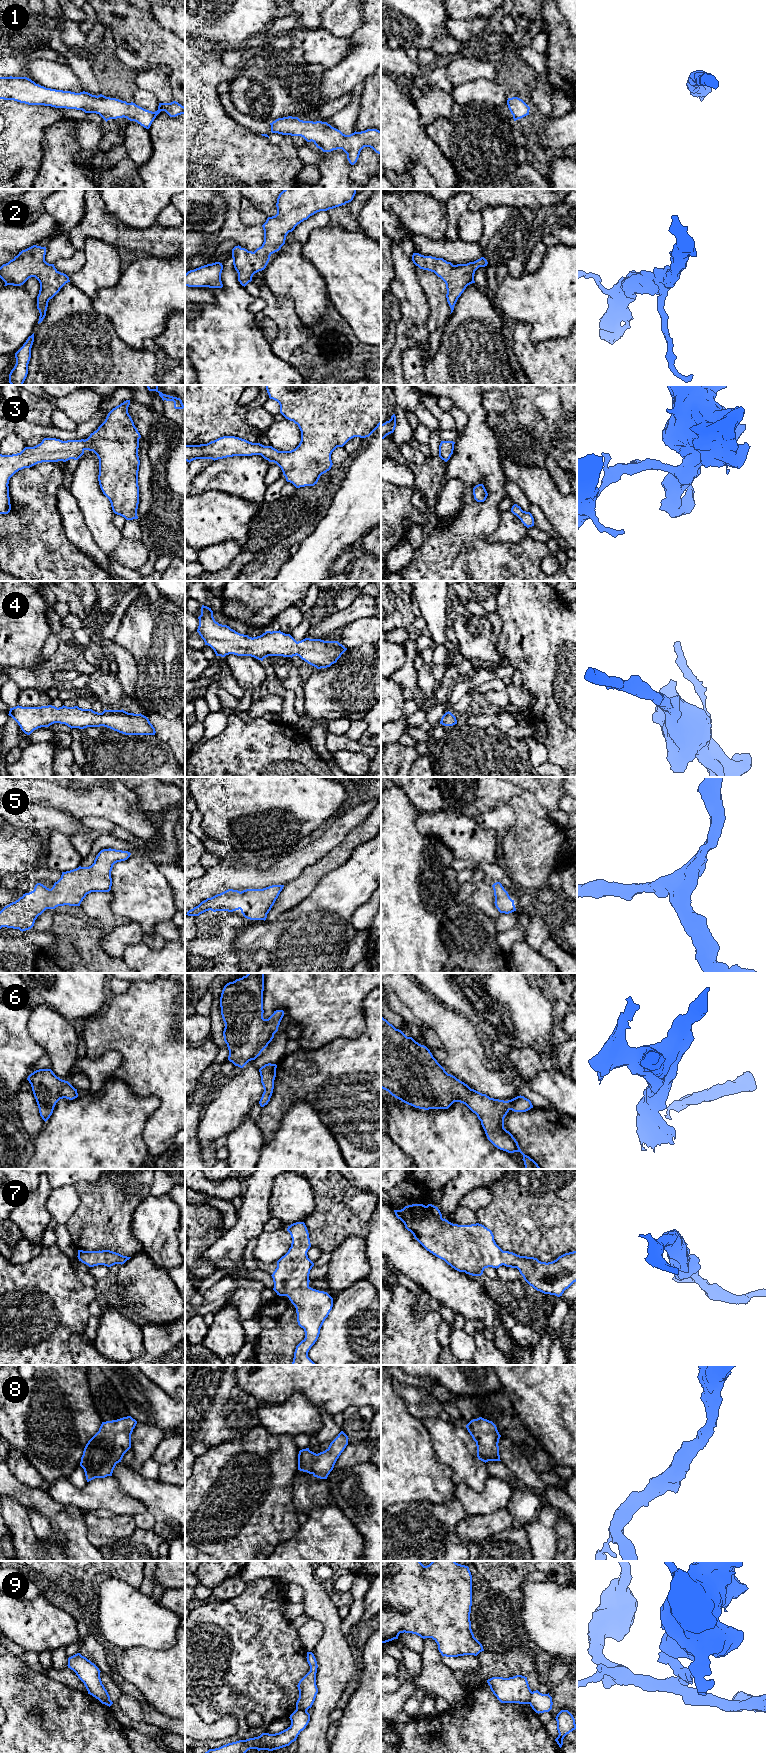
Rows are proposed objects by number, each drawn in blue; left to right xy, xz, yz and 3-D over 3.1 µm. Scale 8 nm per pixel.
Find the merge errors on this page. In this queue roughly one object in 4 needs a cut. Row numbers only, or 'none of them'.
9

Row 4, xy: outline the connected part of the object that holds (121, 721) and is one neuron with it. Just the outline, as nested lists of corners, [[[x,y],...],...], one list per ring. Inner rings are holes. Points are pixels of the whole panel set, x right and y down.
[[[41,707],[10,708],[11,716],[21,730],[30,735],[41,727],[49,727],[54,723],[65,724],[68,727],[84,729],[87,727],[104,726],[125,735],[155,735],[156,731],[149,719],[140,714],[128,713],[122,710],[104,710],[102,713],[92,709],[74,707]]]

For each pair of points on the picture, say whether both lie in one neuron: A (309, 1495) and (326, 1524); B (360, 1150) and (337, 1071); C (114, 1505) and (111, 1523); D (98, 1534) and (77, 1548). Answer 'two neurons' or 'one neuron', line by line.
A: two neurons
B: one neuron
C: two neurons
D: two neurons

